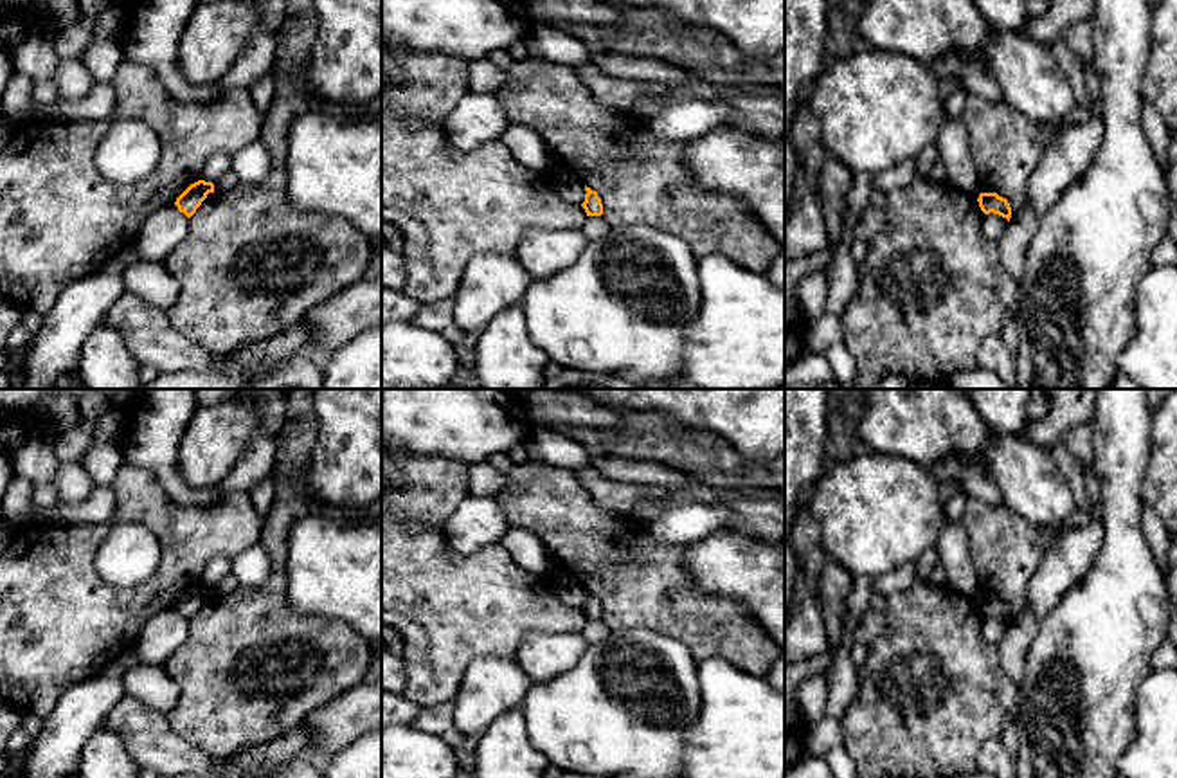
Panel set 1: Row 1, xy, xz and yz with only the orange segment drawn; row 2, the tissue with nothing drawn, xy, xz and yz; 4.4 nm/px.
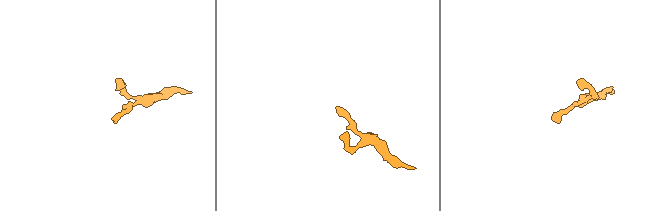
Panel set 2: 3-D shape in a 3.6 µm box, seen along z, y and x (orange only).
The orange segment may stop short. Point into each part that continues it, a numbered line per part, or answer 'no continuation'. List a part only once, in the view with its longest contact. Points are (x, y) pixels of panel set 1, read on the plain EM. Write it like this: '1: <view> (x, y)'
no continuation

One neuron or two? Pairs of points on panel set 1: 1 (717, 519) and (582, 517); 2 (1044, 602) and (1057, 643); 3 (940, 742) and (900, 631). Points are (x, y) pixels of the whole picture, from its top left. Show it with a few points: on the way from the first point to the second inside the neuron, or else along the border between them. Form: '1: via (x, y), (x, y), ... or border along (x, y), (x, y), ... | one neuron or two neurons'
1: border along (645, 523), (659, 541), (682, 544) | two neurons
2: border along (1075, 582), (1039, 622) | two neurons
3: via (934, 715), (934, 687), (927, 658) | one neuron

